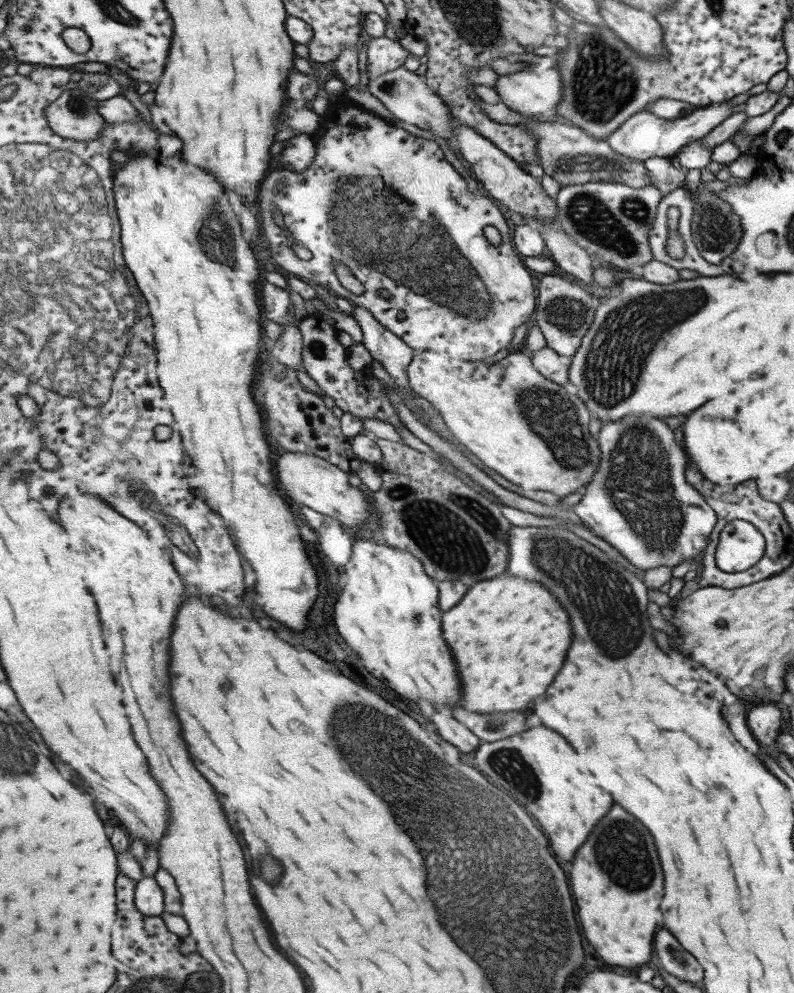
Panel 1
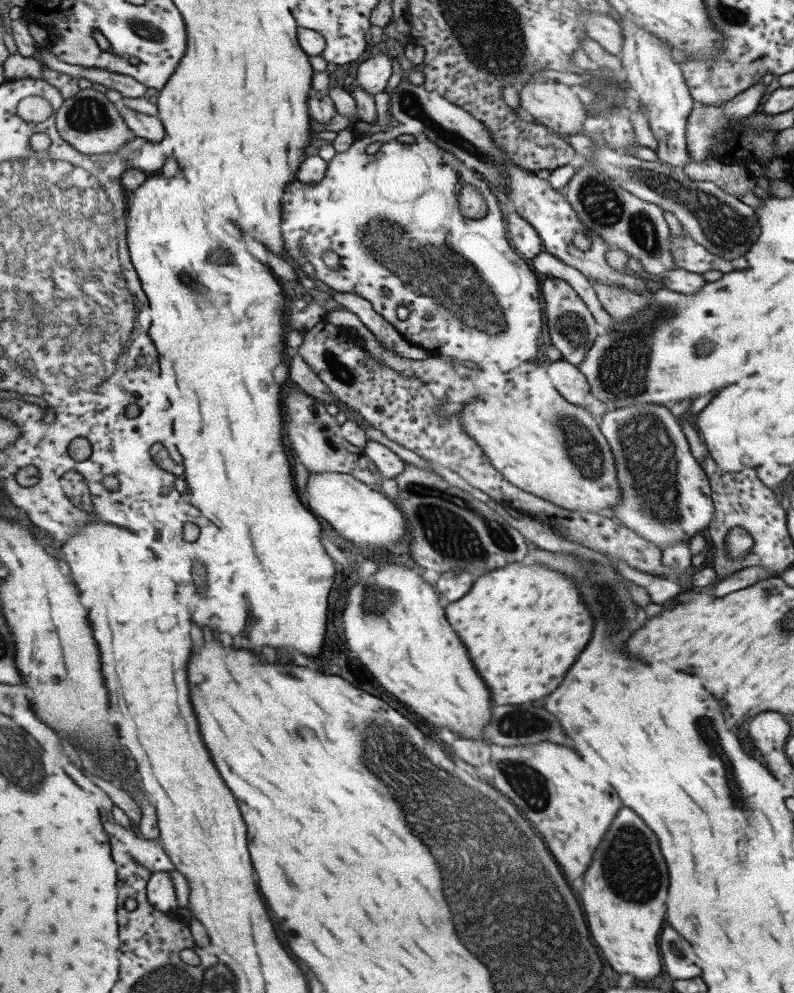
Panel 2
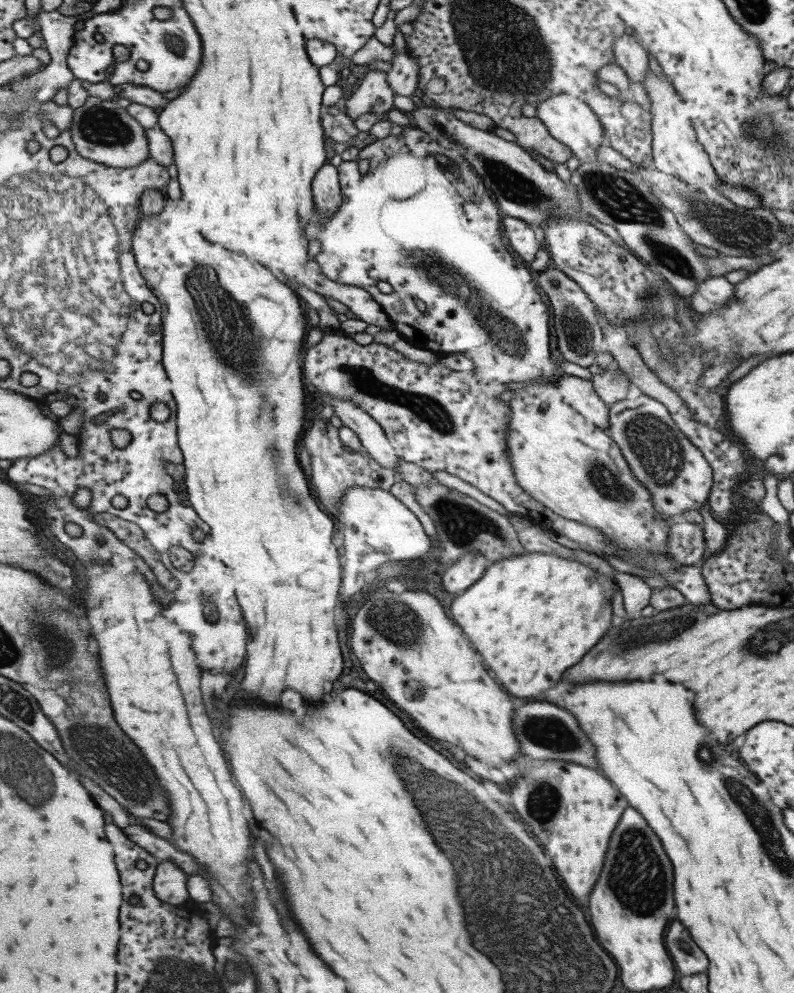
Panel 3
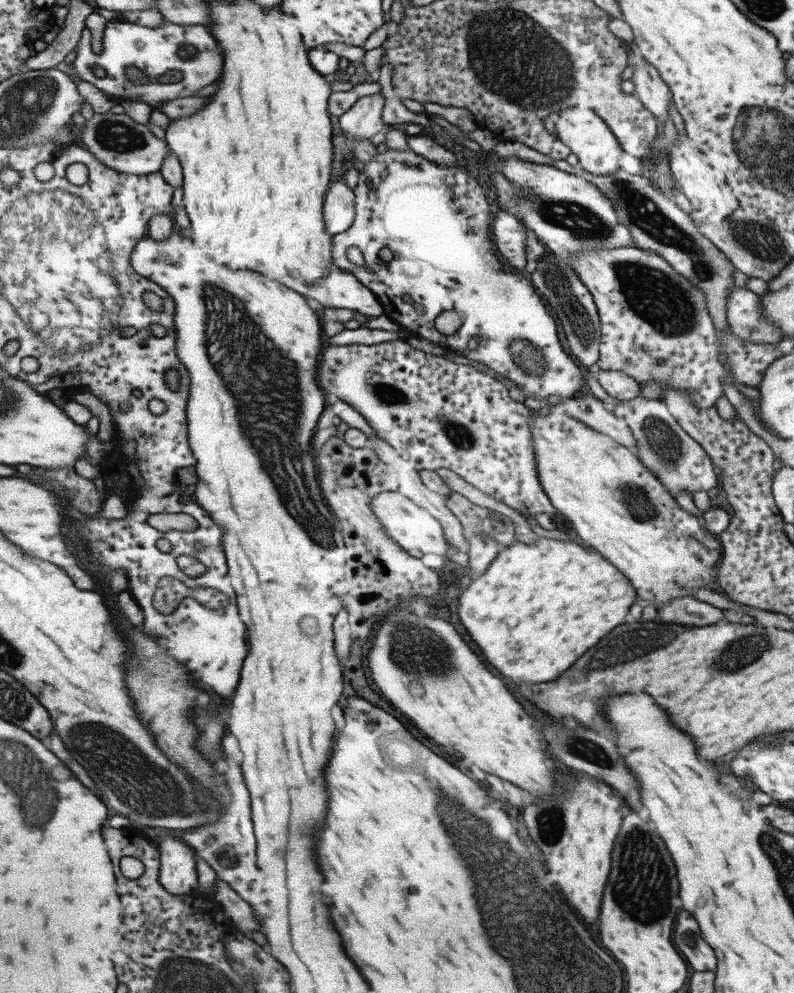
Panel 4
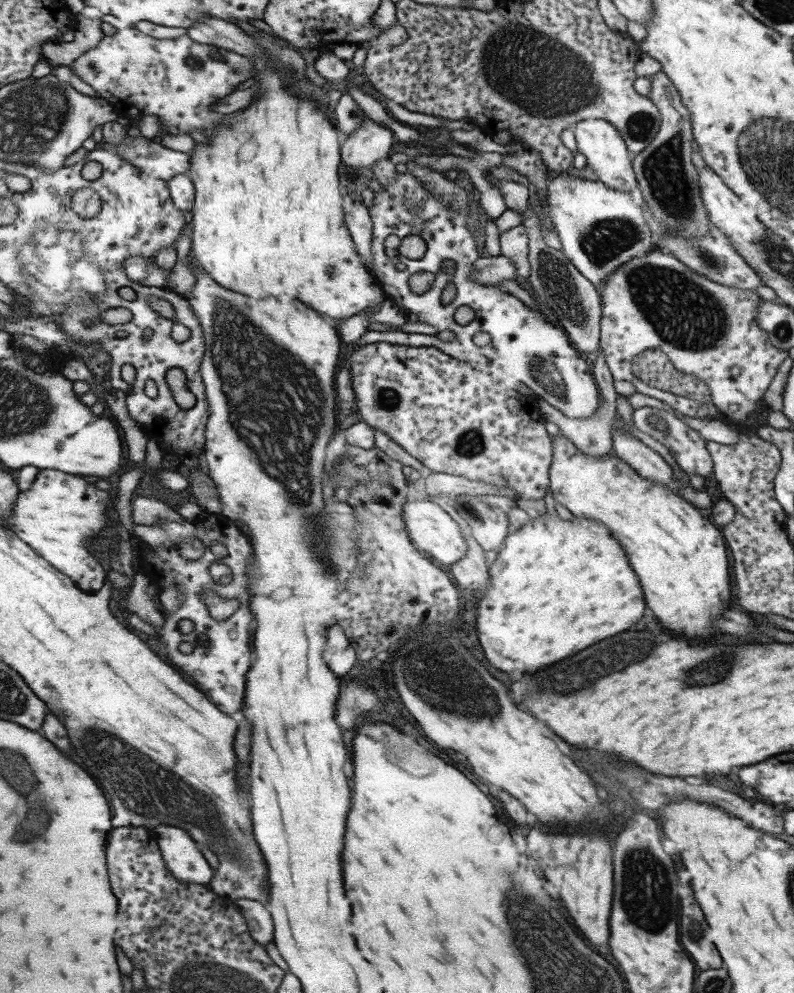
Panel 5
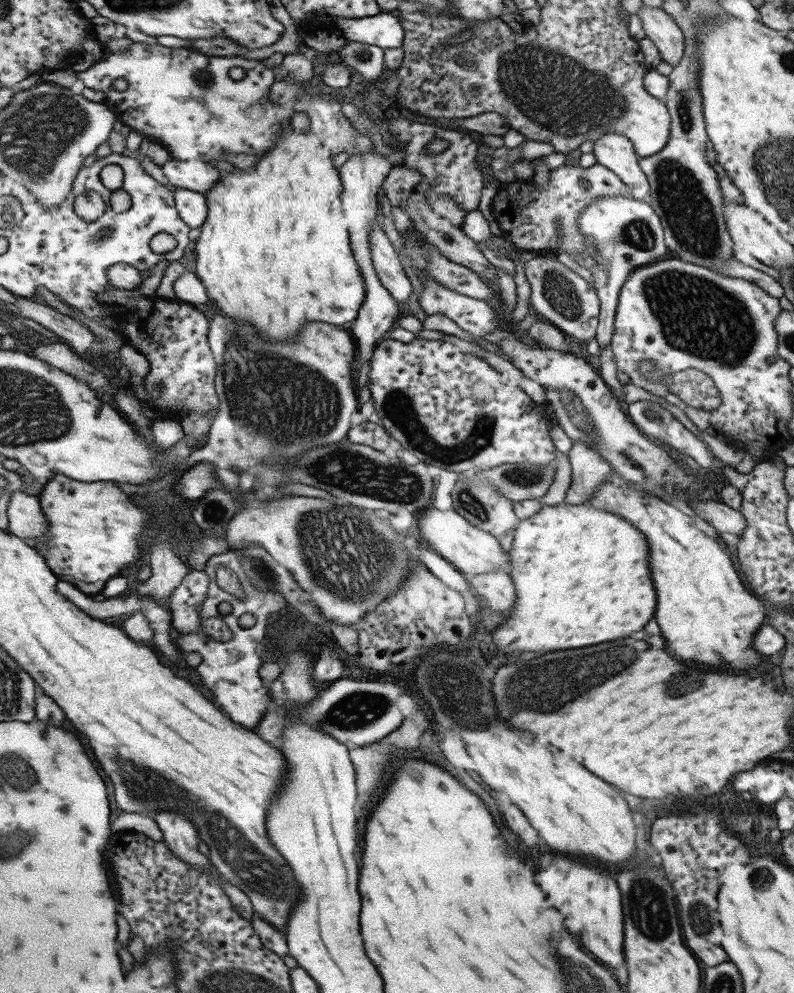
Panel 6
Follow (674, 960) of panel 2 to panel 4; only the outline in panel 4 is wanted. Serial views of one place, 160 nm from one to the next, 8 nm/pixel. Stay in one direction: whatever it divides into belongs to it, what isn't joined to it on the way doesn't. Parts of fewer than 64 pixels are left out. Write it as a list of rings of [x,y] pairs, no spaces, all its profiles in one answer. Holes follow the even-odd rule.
[[[679,912],[675,926],[673,926],[671,942],[681,952],[683,960],[687,962],[691,972],[705,972],[705,970],[715,968],[713,950],[703,944],[697,924],[687,912]]]

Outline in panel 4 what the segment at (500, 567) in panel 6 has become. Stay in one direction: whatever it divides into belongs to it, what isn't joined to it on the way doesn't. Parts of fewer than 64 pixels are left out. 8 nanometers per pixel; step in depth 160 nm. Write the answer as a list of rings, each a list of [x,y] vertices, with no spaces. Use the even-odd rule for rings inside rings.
[[[399,491],[382,492],[372,500],[371,508],[379,517],[386,533],[411,556],[419,559],[427,555],[438,555],[441,558],[446,556],[448,539],[440,520],[437,520],[431,512],[421,508],[421,505],[413,502],[408,496]]]

